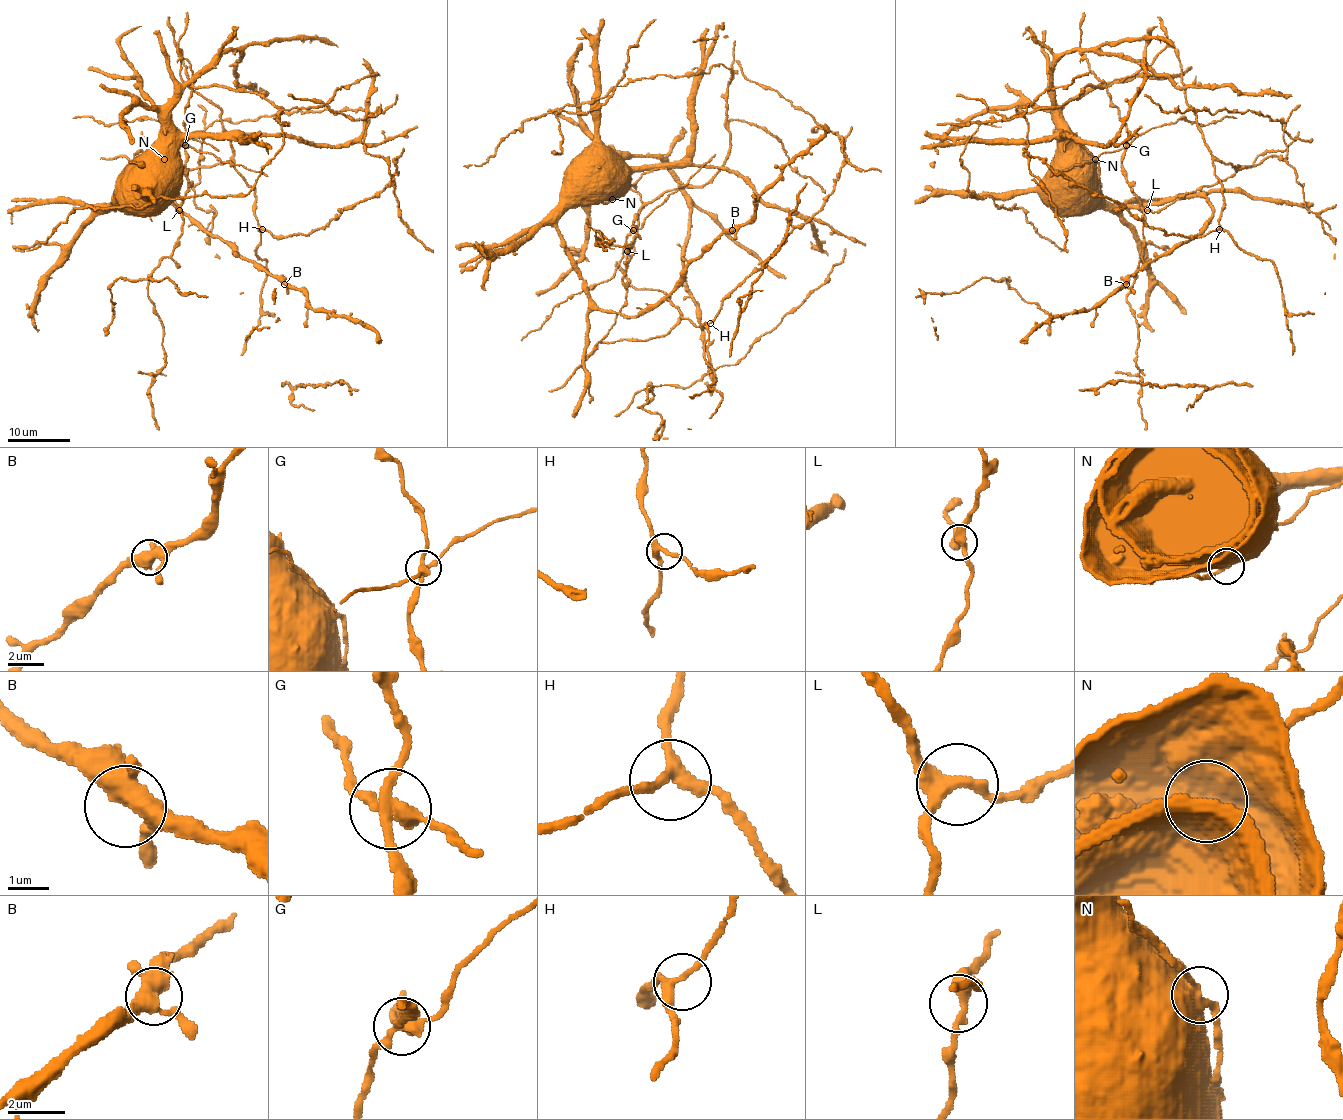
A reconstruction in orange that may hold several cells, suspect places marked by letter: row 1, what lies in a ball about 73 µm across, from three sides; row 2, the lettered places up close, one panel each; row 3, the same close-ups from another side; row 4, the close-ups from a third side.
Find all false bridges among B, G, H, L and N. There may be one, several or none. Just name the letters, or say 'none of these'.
G, N

